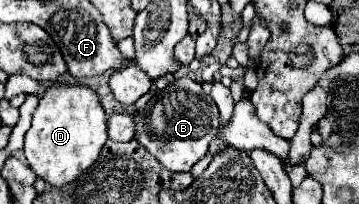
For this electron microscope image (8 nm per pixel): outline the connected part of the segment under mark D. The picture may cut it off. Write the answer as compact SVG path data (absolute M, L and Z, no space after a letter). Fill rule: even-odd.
M54 83L40 99L32 115L32 127L24 139L24 153L38 179L62 187L80 177L98 157L106 143L106 113L98 95L84 85Z

